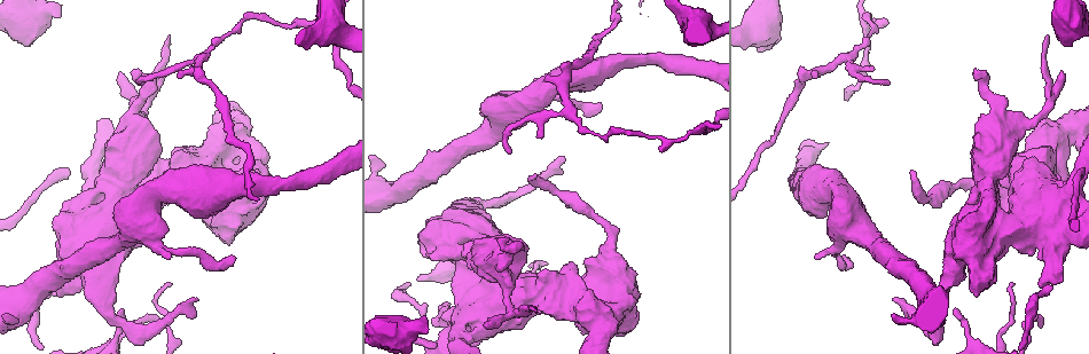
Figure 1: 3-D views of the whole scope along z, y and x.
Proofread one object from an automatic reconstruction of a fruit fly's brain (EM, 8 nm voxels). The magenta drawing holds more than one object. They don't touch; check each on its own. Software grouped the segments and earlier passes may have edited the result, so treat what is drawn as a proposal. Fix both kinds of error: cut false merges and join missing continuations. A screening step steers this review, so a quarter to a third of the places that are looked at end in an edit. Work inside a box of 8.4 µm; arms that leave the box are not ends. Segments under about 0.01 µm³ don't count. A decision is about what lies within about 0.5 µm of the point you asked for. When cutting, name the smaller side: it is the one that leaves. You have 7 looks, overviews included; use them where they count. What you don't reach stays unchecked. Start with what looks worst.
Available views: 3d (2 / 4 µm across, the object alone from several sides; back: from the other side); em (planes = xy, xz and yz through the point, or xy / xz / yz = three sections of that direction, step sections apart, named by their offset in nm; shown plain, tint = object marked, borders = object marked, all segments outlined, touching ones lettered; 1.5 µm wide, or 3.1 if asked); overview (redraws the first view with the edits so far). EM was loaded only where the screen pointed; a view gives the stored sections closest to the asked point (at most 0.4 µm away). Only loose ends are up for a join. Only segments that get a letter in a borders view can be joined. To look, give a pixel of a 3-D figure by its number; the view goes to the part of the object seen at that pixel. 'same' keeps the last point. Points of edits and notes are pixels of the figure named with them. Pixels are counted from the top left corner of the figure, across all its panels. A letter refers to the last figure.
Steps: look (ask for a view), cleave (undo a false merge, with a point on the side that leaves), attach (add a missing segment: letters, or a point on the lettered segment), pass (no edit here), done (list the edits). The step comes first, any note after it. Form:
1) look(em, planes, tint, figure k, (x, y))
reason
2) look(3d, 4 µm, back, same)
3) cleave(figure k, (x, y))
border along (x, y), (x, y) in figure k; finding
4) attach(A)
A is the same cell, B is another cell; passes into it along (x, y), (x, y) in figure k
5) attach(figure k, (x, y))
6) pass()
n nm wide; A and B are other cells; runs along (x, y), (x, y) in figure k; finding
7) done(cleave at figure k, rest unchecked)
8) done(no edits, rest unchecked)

look(3d, 2 µm, back, figure 1, (535, 313))

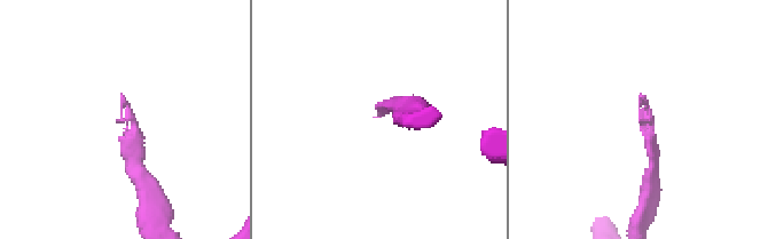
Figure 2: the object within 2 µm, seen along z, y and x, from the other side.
look(em, planes, borders, figure 2, (642, 96))
shape alone is not enough

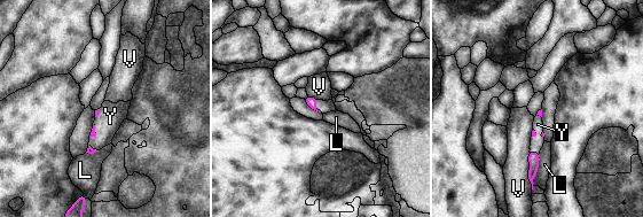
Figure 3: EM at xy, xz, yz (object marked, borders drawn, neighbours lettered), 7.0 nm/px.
attach(Y)
Y is the same cell, L and V are other cells; passes into it along (311, 101), (315, 107), (324, 107) in figure 3; it goes on there

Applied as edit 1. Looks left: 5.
look(3d, 2 µm, figure 1, (122, 312))
tapers out

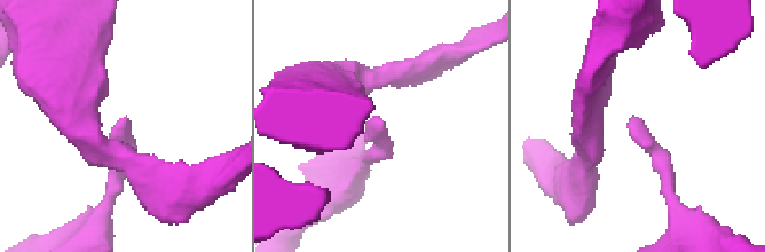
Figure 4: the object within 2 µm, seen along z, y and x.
look(em, yz, step 4, tint, figure 4, (635, 117))
shape alone is not enough

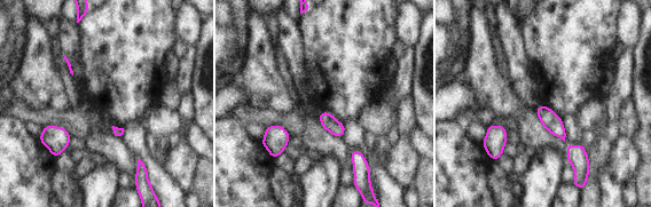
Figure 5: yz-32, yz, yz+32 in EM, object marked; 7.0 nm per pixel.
look(em, planes, borders, same)
cut it another way

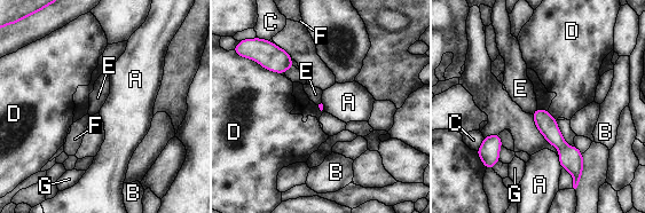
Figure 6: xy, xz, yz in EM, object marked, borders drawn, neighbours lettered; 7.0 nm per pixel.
pass()
D touches over 190 nm; A, B, C, D, E, F and G are other cells; no lettered segment goes on from it

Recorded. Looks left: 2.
done(attach at figure 3, rest unchecked)

